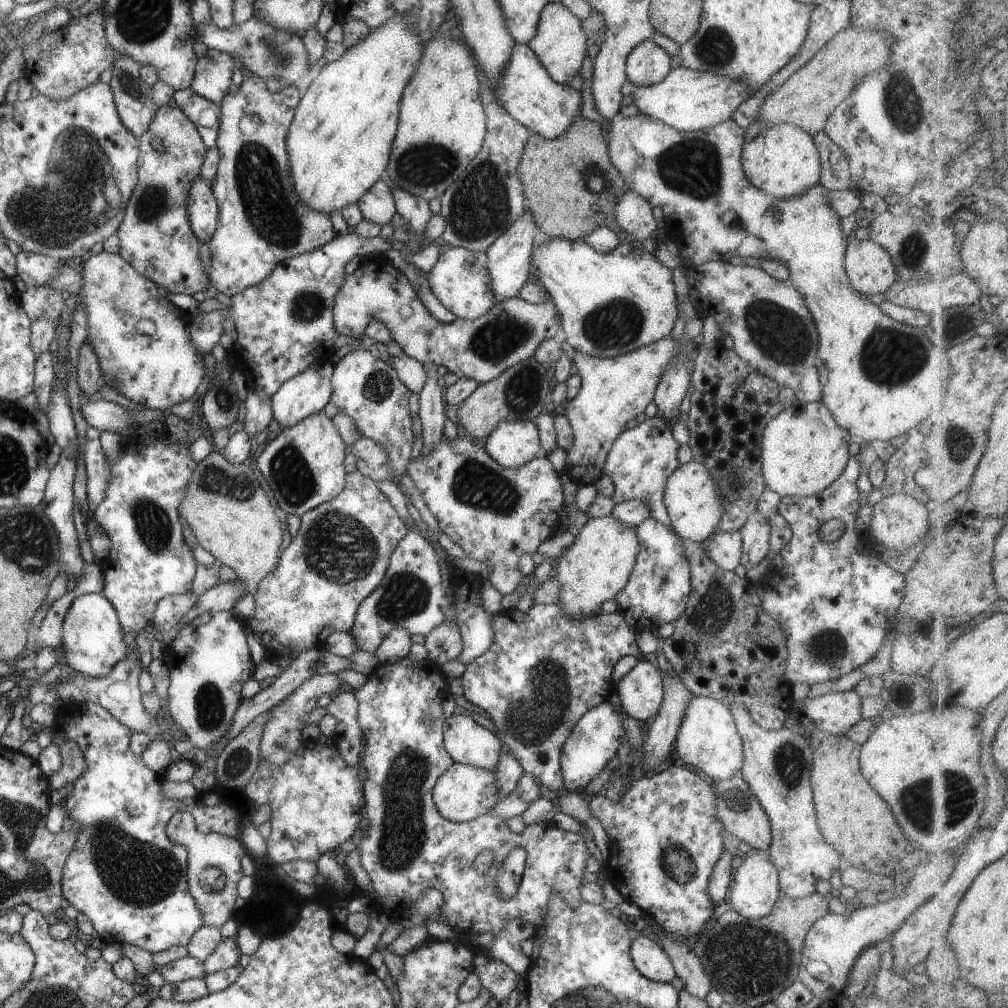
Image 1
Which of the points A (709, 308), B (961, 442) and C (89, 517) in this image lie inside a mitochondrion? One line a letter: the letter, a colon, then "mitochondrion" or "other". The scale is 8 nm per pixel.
A: other
B: mitochondrion
C: other

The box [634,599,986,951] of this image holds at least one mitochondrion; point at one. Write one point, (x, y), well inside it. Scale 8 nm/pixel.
(917, 803)

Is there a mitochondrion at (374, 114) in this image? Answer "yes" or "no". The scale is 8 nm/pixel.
no

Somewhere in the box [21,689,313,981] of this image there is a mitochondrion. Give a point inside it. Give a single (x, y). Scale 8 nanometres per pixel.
(138, 874)

